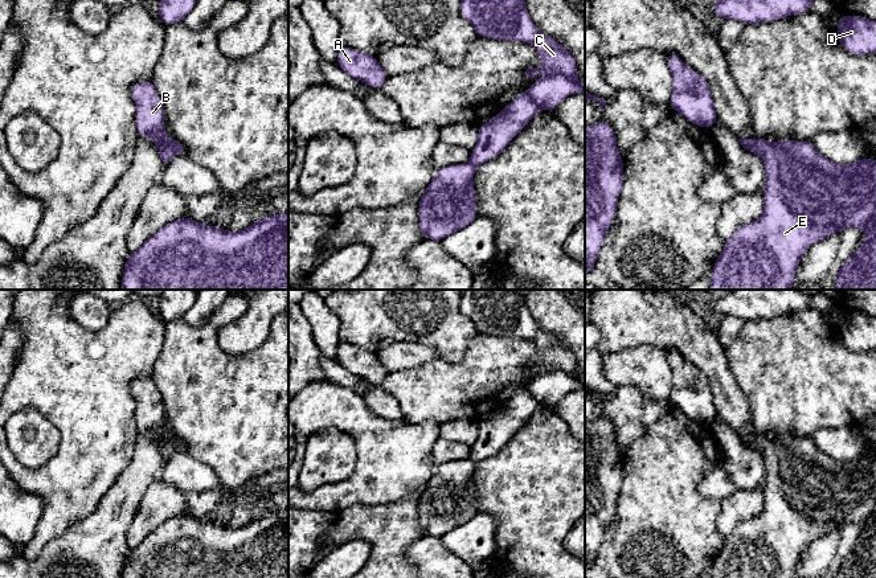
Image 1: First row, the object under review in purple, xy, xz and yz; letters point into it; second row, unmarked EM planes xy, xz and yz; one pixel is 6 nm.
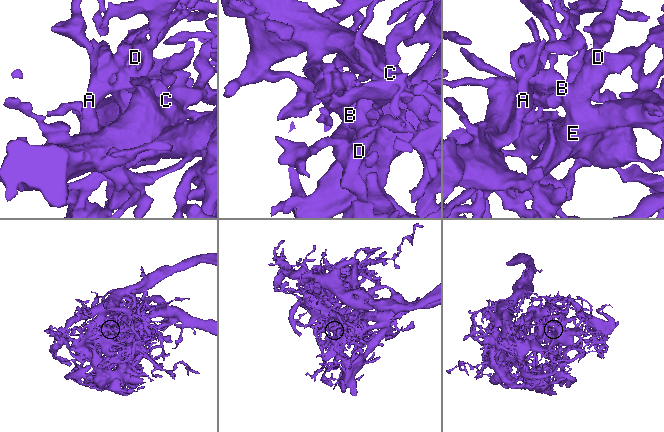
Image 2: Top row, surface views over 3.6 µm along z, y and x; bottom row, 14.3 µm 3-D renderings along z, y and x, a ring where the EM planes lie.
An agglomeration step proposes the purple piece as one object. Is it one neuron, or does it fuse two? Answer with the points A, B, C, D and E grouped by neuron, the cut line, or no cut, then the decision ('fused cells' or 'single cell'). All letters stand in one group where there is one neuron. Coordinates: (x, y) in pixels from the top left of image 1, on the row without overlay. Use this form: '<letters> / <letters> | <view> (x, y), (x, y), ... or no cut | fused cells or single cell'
A C / B D E | xy (175, 437), (177, 449) | fused cells

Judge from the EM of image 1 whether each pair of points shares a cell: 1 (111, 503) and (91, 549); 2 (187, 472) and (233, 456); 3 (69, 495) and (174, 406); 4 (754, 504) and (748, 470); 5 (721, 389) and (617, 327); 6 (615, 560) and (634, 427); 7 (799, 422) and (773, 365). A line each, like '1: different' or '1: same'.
1: same
2: different
3: different
4: different
5: same
6: different
7: same

